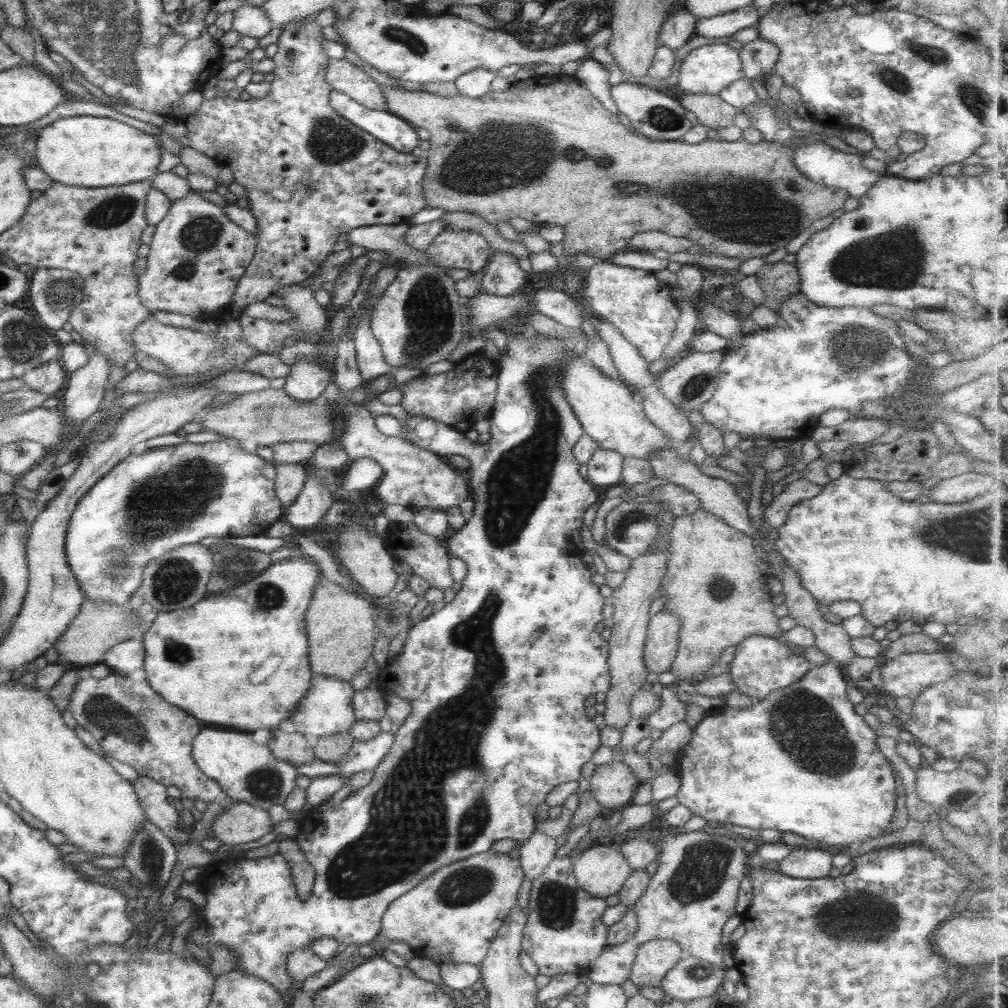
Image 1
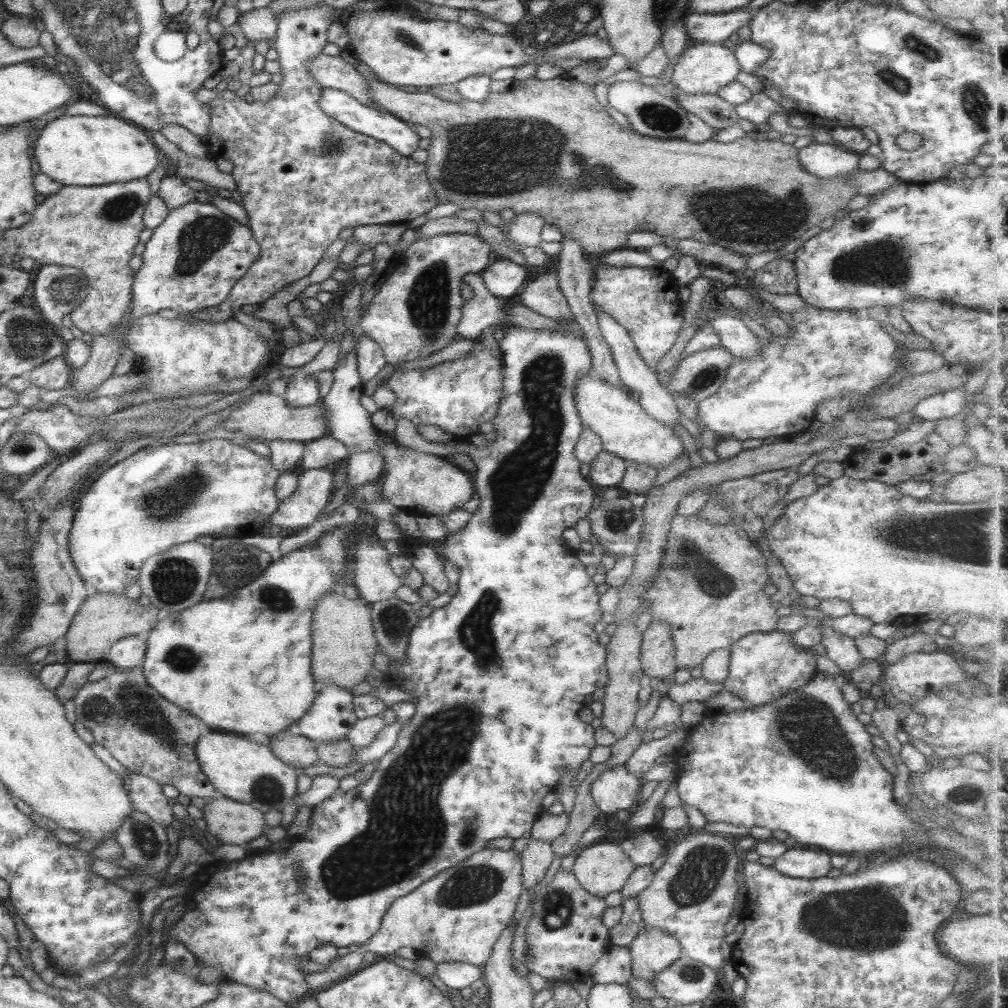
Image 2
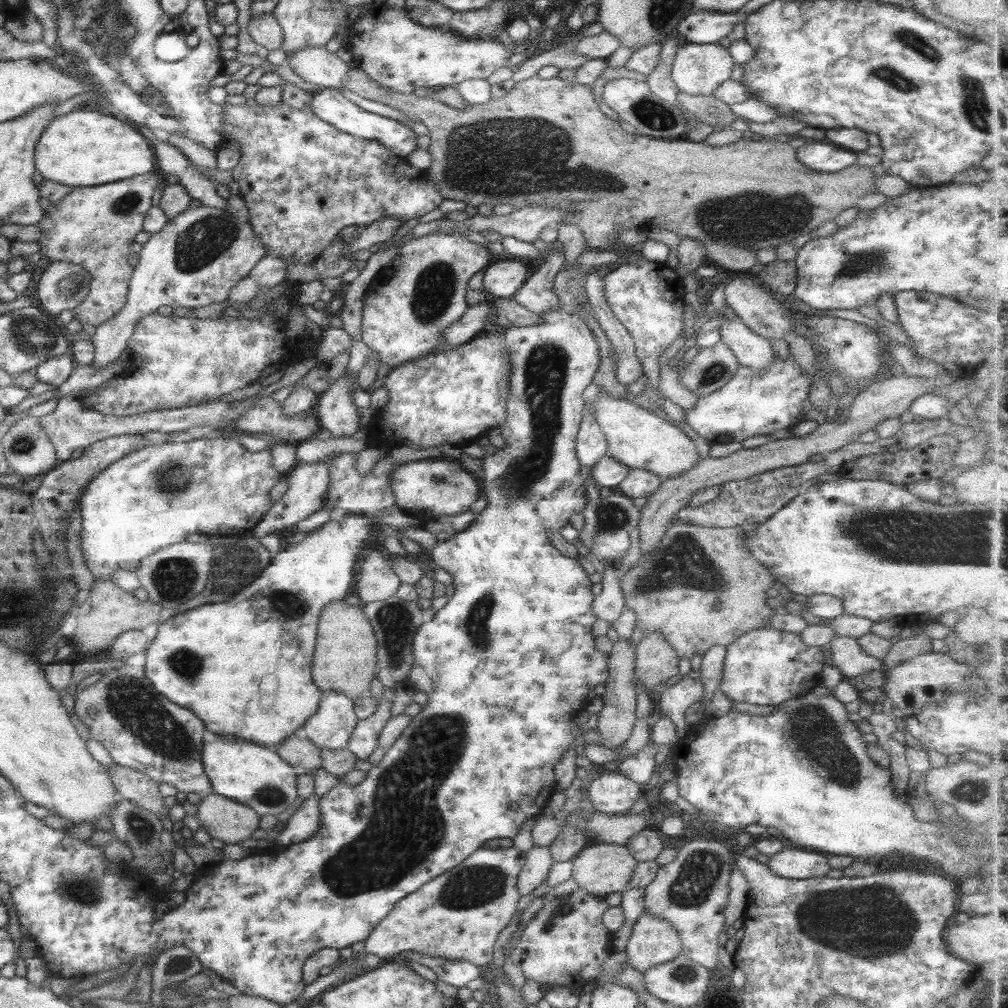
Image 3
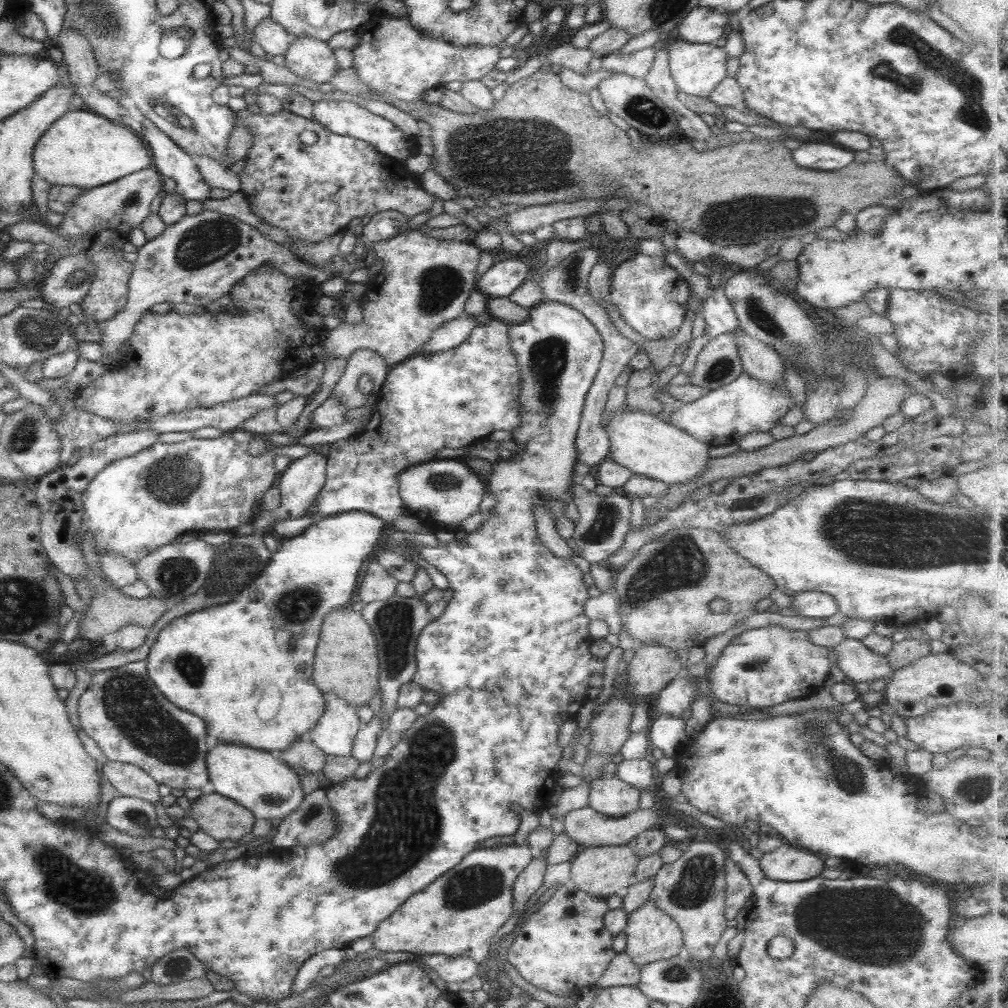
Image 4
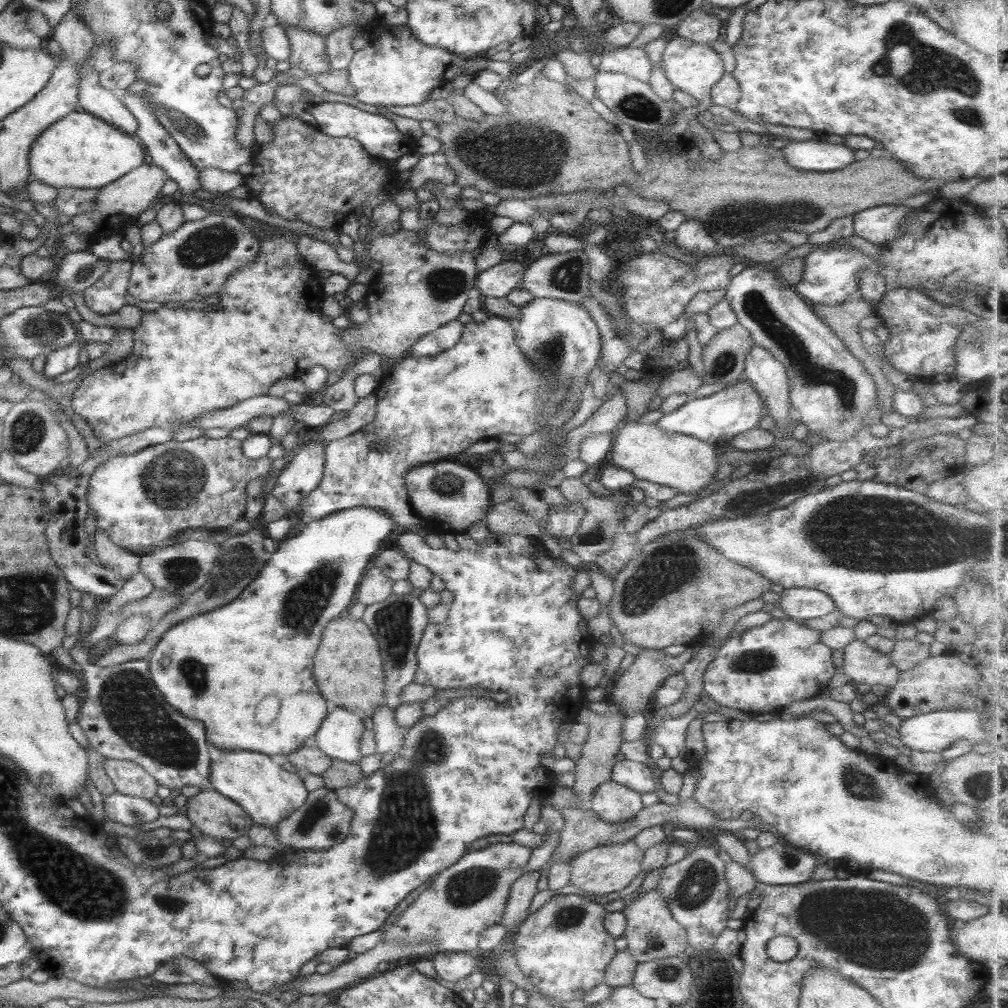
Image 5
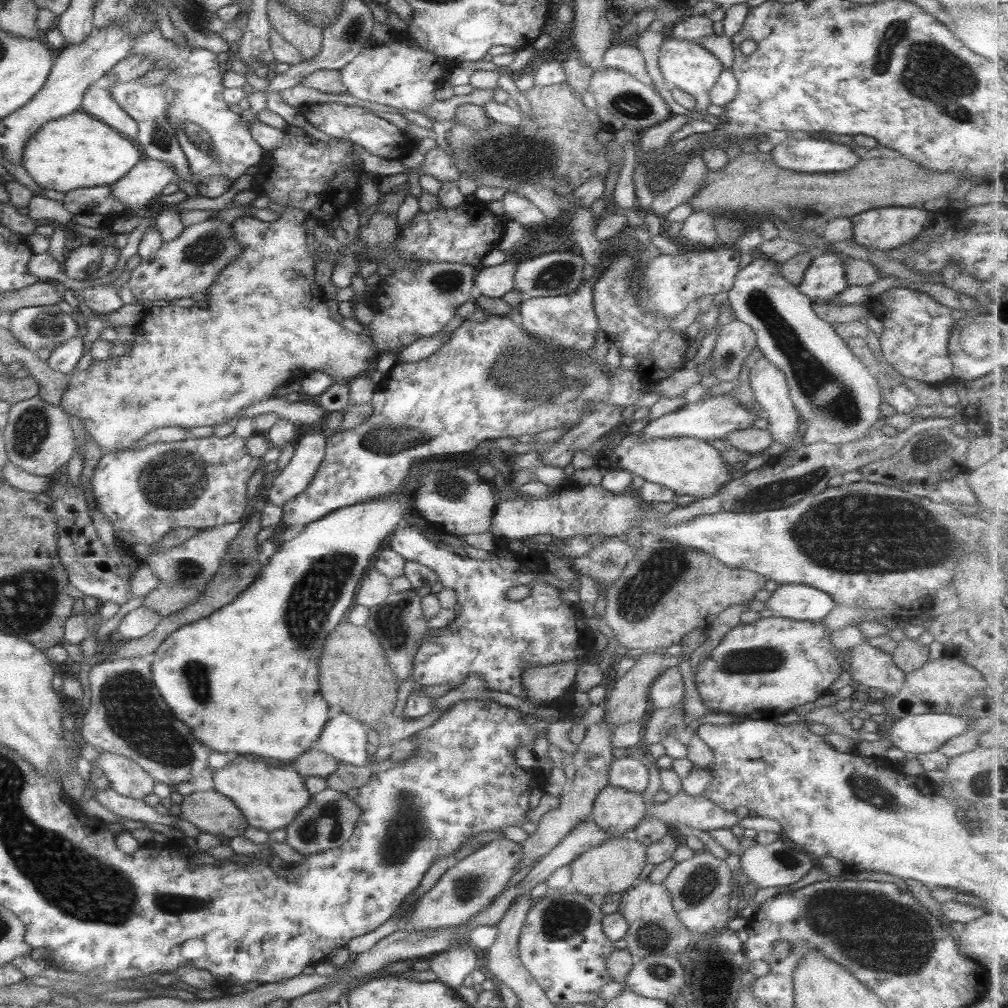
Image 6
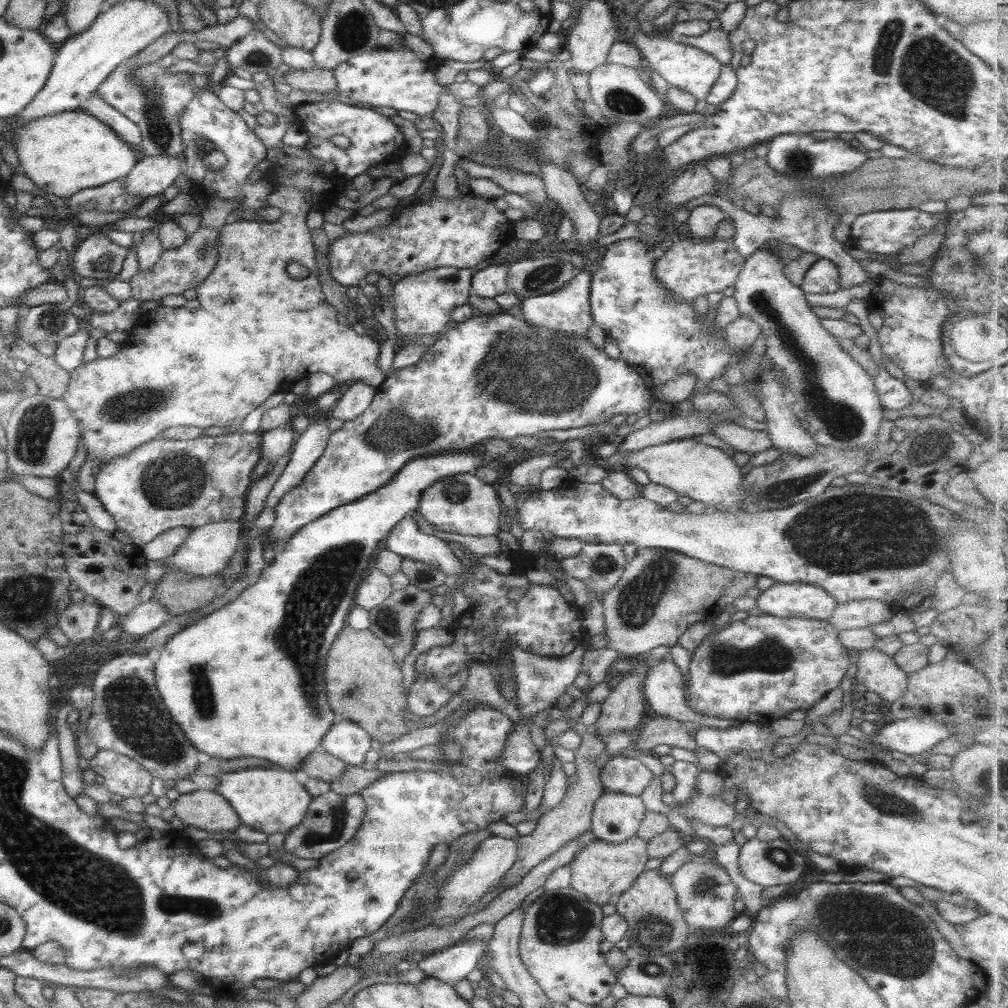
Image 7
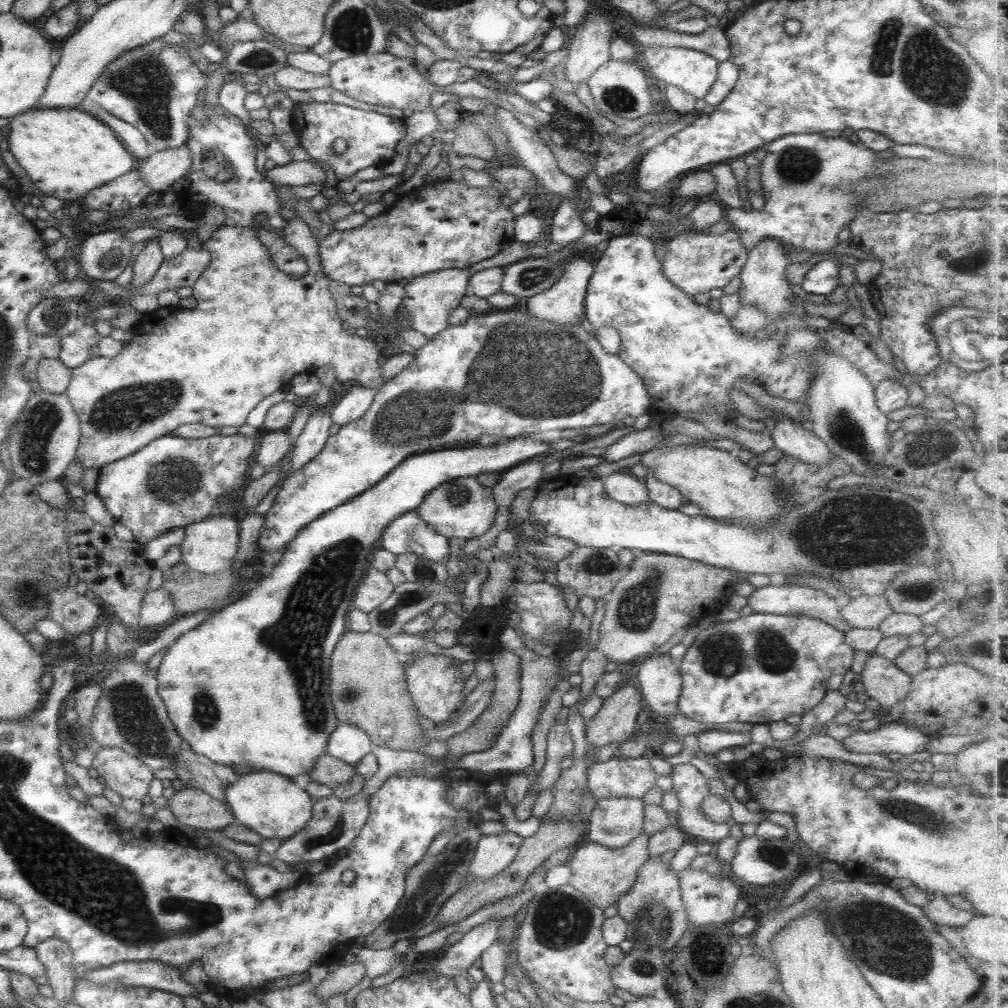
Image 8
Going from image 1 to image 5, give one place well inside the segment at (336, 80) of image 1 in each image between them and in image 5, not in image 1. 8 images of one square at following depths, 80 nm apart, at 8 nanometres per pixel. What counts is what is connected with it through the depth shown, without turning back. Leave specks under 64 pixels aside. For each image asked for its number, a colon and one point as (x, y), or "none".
2: (332, 72)
3: (313, 64)
4: (310, 59)
5: (307, 50)

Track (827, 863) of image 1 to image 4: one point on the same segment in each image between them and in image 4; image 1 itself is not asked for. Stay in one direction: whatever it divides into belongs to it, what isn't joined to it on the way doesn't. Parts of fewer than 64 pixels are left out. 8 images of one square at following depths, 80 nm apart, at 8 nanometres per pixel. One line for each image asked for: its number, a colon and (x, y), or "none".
2: (796, 863)
3: (796, 863)
4: (787, 863)

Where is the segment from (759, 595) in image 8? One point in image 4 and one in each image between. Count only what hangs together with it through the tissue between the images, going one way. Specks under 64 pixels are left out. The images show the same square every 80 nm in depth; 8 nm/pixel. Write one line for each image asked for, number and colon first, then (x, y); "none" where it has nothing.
4: (815, 604)
5: (800, 603)
6: (801, 603)
7: (793, 600)

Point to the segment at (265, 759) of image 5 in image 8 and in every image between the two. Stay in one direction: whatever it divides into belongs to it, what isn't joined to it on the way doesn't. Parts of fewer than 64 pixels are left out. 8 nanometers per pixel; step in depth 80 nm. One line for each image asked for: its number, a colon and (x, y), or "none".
6: (268, 797)
7: (267, 800)
8: (269, 804)

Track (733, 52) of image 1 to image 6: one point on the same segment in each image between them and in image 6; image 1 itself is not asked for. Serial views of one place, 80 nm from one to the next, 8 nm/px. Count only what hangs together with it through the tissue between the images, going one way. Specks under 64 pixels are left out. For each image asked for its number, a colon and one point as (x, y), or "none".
2: (704, 68)
3: (697, 69)
4: (695, 69)
5: (692, 68)
6: (685, 65)

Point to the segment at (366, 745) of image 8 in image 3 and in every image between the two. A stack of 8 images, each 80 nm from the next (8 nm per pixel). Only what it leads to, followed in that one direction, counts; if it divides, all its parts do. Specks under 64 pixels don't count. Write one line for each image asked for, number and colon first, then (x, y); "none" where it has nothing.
3: (329, 728)
4: (333, 733)
5: (338, 735)
6: (344, 738)
7: (346, 741)

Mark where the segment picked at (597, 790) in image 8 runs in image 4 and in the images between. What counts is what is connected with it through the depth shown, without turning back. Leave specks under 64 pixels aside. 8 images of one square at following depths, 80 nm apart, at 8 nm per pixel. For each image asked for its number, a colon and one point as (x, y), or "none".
4: (639, 773)
5: (639, 777)
6: (627, 773)
7: (624, 775)

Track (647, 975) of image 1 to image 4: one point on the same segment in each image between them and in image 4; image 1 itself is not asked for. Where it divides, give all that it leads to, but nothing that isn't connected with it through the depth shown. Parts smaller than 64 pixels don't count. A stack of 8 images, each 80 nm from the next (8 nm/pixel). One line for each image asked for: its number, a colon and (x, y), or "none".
2: (651, 950)
3: (652, 942)
4: (651, 935)

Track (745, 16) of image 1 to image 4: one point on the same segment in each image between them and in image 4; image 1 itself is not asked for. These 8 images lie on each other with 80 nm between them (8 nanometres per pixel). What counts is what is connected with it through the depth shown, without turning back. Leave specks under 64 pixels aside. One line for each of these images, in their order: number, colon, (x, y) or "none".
2: (709, 28)
3: (698, 27)
4: (700, 25)

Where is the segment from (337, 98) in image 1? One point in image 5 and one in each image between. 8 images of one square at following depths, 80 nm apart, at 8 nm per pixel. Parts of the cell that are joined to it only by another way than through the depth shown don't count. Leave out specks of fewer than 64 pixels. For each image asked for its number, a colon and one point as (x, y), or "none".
2: (400, 136)
3: (329, 105)
4: (346, 118)
5: (377, 135)

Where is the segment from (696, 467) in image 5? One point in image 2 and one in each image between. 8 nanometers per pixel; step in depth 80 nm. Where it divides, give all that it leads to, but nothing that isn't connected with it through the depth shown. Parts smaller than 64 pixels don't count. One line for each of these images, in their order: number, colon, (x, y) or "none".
2: (623, 428)
3: (634, 436)
4: (646, 446)

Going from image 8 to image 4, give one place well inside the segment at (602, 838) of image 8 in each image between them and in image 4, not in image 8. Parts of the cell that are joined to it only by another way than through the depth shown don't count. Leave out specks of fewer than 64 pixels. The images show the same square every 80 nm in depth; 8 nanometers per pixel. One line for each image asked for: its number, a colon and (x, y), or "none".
4: (610, 797)
5: (612, 803)
6: (615, 810)
7: (615, 817)

